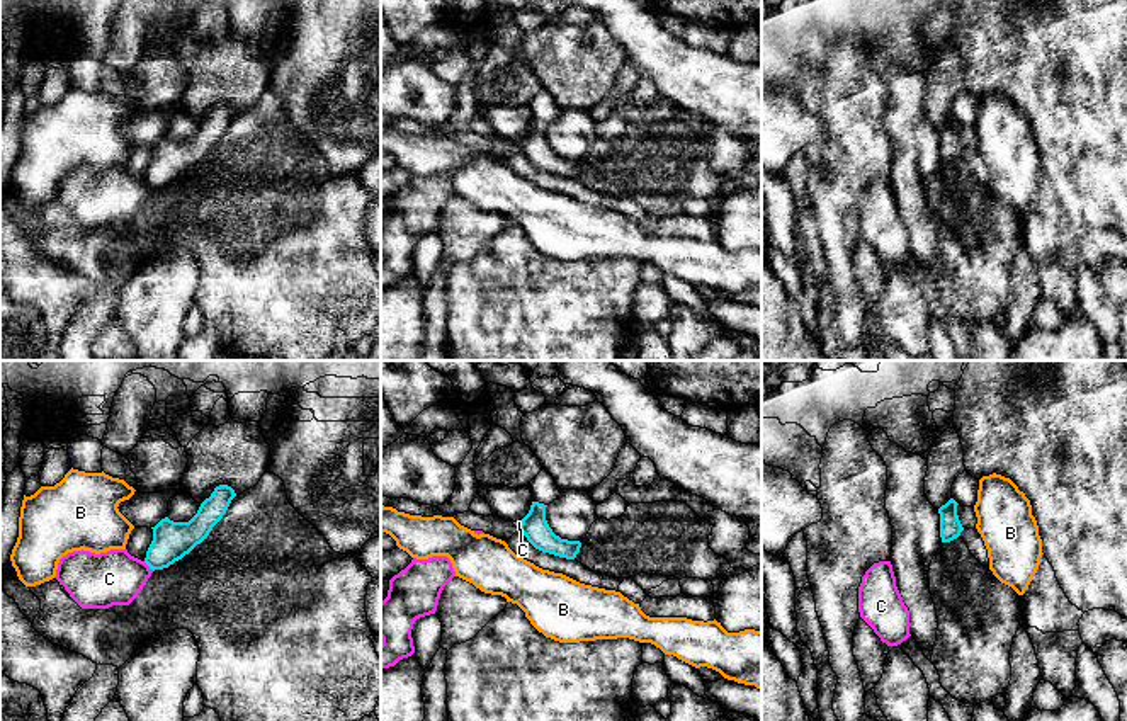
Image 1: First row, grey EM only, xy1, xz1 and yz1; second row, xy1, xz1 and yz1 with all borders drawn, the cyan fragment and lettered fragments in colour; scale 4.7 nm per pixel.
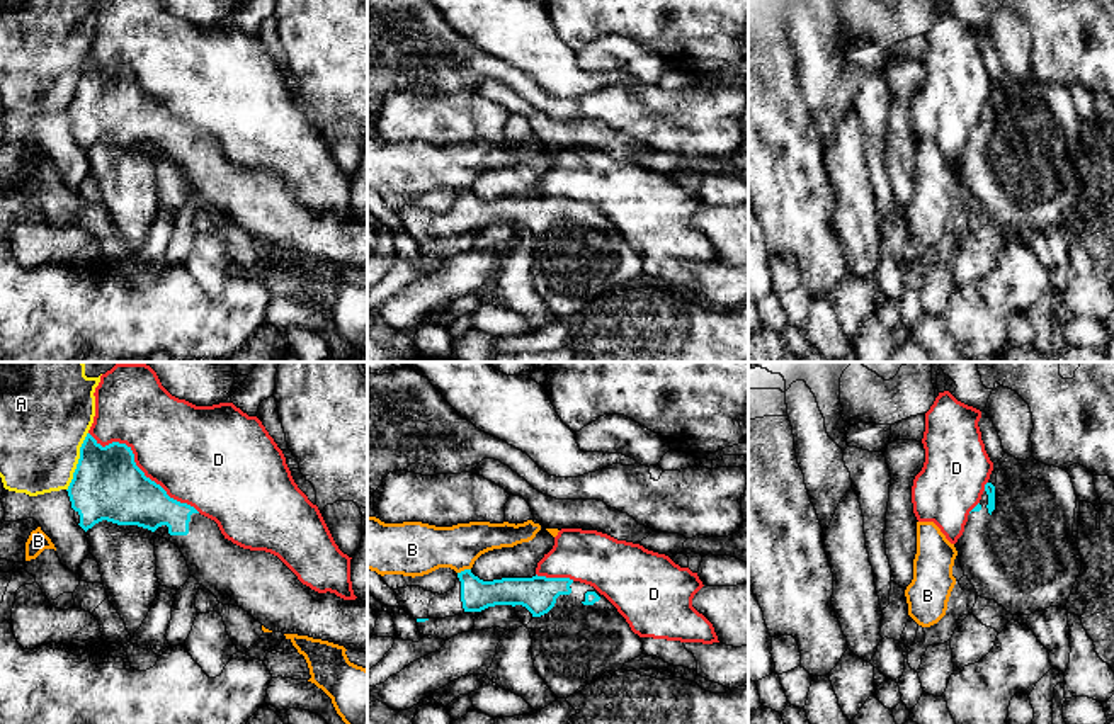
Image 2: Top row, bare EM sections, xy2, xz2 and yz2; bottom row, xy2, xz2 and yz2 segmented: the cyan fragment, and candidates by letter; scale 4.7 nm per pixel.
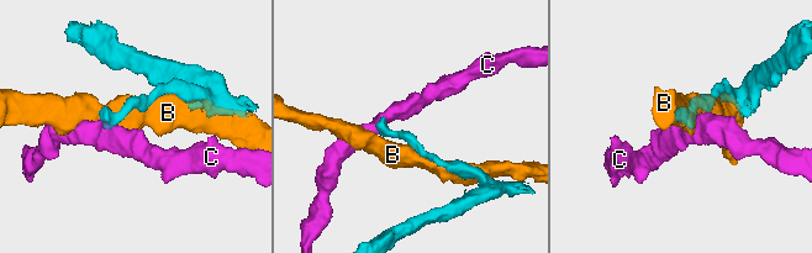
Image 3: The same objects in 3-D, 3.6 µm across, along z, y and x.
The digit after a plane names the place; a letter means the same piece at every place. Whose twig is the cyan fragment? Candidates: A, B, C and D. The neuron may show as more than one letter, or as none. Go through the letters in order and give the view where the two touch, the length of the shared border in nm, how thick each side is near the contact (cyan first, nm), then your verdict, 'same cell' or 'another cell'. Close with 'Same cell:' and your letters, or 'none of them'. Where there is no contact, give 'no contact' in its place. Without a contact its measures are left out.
A: contact in xy2; length 300 nm; calibres 340 and 420 nm; another cell
B: contact in xz2; length 70 nm; calibres 150 and 240 nm; another cell
C: contact in xy1; length 70 nm; calibres 180 and 260 nm; another cell
D: contact in xy2; length 650 nm; calibres 340 and 440 nm; another cell
Same cell: none of them

